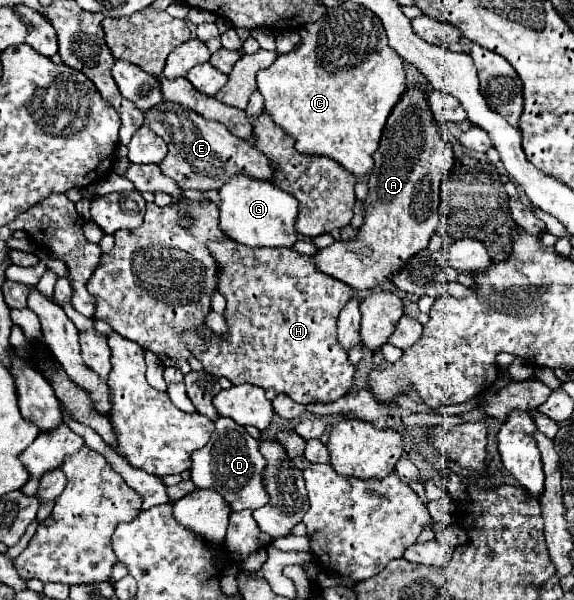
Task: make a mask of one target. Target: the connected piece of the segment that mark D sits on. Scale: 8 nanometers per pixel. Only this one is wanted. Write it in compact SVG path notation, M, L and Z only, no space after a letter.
M219 417L209 443L191 455L191 481L197 488L217 491L233 511L259 509L269 501L263 487L265 465L267 461L259 453L259 439L253 439L233 419Z

